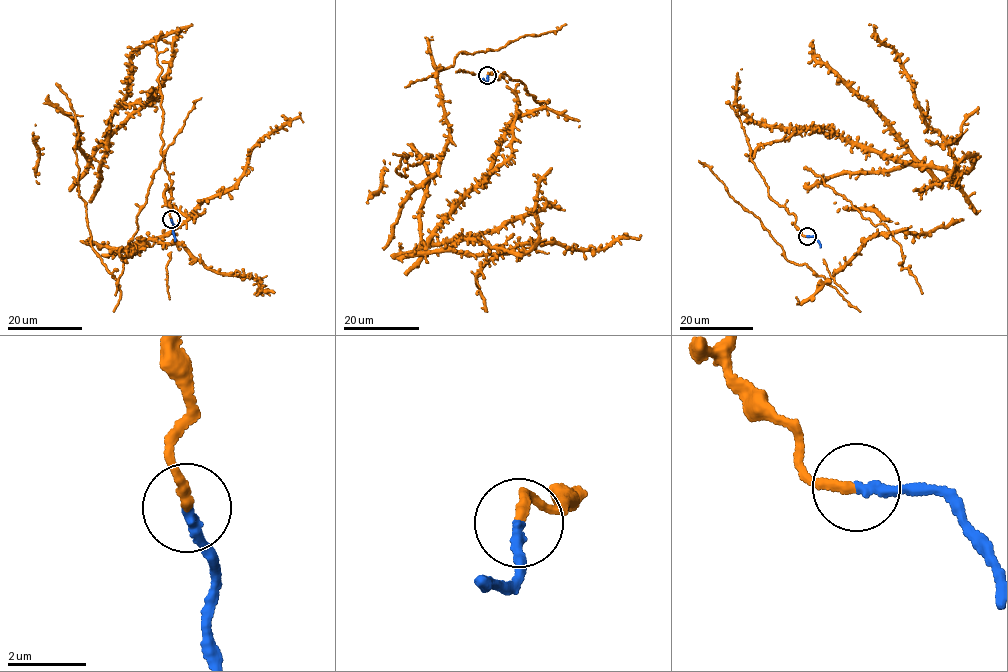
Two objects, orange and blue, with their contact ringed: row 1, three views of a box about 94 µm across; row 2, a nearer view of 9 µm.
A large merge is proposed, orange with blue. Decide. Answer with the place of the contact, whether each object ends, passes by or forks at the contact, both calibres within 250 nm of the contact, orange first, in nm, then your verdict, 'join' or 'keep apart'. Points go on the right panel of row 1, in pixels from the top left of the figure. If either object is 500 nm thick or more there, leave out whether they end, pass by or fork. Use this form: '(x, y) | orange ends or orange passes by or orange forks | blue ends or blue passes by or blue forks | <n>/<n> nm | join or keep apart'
(807, 236) | orange ends | blue ends | 240/280 nm | join

